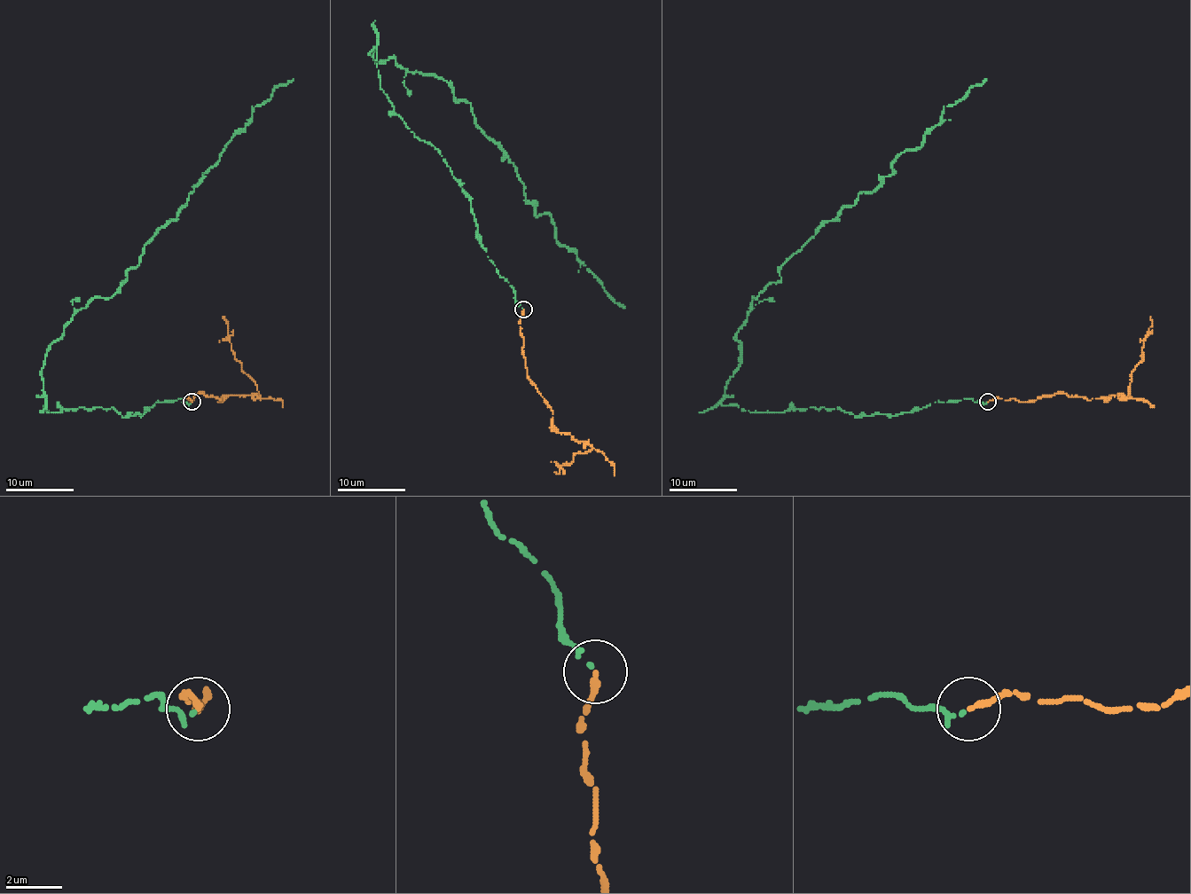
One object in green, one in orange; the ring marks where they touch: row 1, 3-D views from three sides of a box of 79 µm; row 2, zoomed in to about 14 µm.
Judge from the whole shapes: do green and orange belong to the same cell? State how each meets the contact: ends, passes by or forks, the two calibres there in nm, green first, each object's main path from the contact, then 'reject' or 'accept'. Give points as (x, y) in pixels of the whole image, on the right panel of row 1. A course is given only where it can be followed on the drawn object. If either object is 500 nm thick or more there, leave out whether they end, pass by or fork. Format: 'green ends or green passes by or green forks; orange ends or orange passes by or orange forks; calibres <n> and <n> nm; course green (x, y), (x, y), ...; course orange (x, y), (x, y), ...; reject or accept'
green ends; orange ends; calibres 160 and 200 nm; course green (986, 402), (856, 417), (837, 407), (721, 403), (752, 299), (986, 79); course orange (988, 402), (1027, 402), (1058, 393), (1087, 400), (1126, 396), (1150, 317); accept

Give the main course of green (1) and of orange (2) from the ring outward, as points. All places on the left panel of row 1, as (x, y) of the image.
1: (190, 402), (123, 417), (112, 407), (48, 412), (45, 354), (75, 311), (110, 297), (254, 107), (293, 79)
2: (191, 402), (188, 398), (190, 402), (197, 393), (219, 400), (228, 395), (260, 396), (235, 357), (223, 317)

